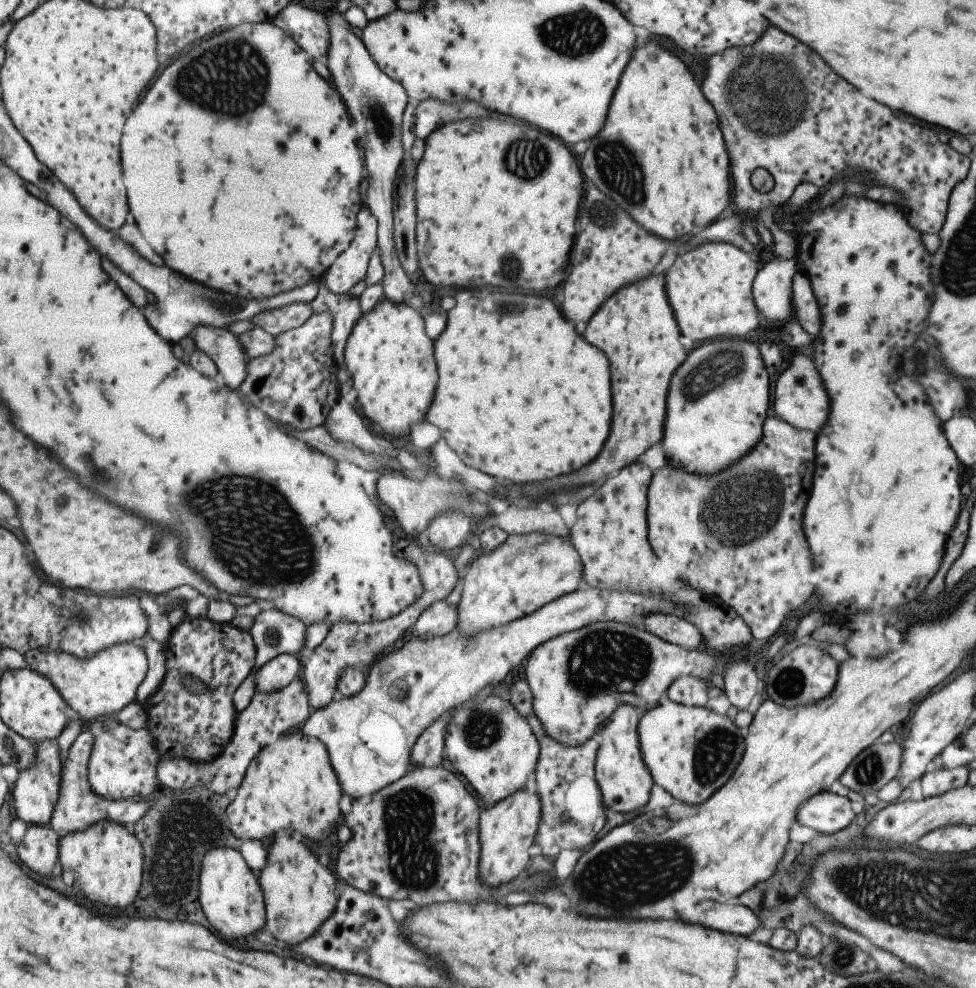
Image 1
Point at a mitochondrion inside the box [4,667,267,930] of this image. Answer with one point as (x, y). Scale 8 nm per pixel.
(172, 819)

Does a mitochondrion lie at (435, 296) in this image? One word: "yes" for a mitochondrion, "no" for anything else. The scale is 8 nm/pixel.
no

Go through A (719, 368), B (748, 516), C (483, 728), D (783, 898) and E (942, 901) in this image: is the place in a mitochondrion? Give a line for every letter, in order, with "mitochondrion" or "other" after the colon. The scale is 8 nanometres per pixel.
A: mitochondrion
B: mitochondrion
C: mitochondrion
D: other
E: mitochondrion

